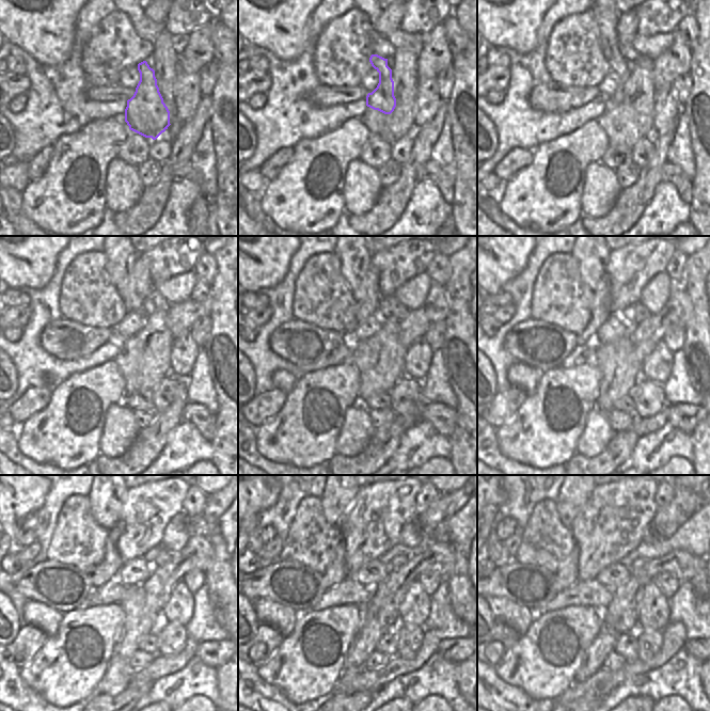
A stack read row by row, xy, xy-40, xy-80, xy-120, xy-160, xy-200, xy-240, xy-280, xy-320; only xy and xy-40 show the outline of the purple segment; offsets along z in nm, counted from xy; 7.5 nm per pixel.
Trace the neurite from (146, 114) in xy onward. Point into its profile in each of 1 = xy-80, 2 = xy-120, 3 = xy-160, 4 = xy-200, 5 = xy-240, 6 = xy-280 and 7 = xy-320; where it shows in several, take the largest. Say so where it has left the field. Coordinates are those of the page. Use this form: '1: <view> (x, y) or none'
1: xy-80 (605, 19)
2: xy-120 (120, 257)
3: xy-160 (356, 268)
4: xy-200 (592, 257)
5: xy-240 (106, 496)
6: xy-280 (337, 496)
7: xy-320 (571, 498)

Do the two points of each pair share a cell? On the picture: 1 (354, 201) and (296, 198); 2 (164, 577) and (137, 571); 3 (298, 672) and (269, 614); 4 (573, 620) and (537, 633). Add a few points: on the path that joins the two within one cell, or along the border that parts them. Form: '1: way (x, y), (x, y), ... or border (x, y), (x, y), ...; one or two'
1: border (345, 175), (343, 188), (344, 209); two
2: border (153, 567), (150, 574), (141, 583); two
3: border (297, 615), (294, 628), (283, 637); two
4: way (564, 616), (553, 616), (547, 623); one

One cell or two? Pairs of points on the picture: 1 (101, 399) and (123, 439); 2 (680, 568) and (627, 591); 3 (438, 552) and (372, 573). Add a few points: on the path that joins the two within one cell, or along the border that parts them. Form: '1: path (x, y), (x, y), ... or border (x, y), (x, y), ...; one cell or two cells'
1: border (122, 401), (115, 401), (107, 409), (100, 435); two cells
2: path (667, 567), (653, 567), (640, 580); one cell
3: border (391, 570), (379, 583), (372, 587); two cells

